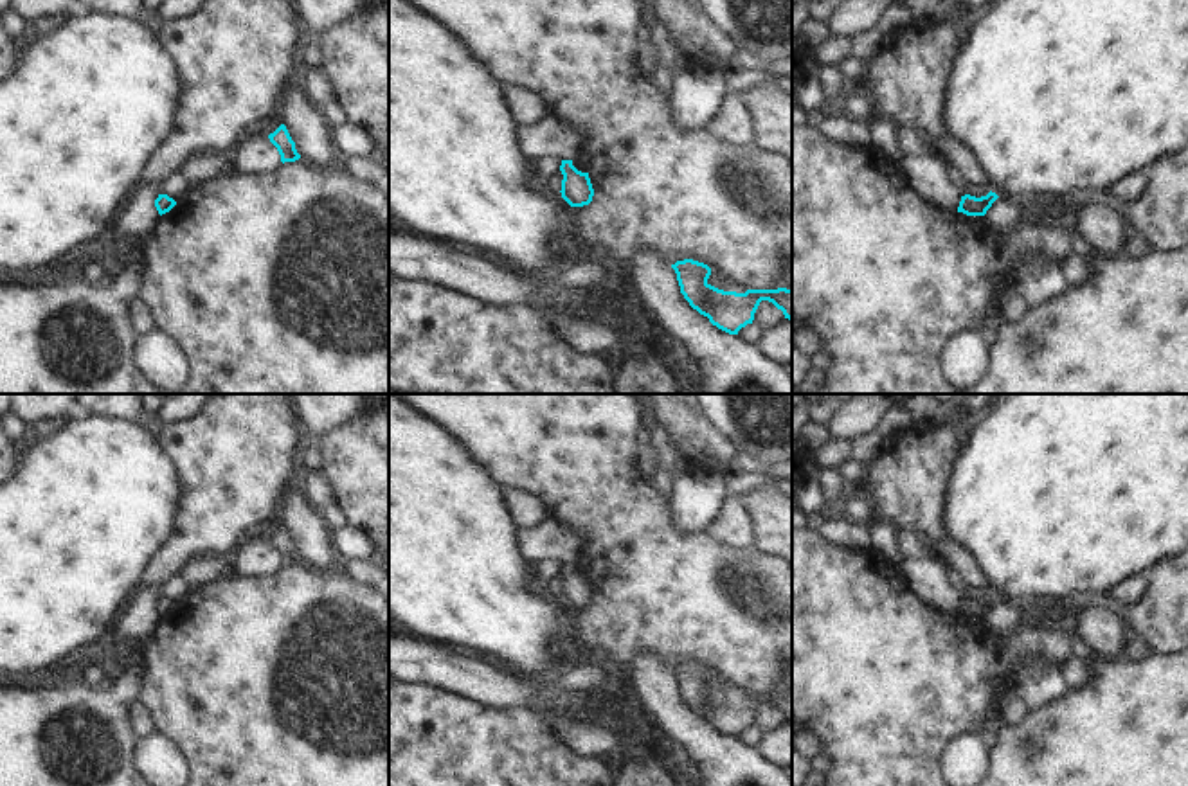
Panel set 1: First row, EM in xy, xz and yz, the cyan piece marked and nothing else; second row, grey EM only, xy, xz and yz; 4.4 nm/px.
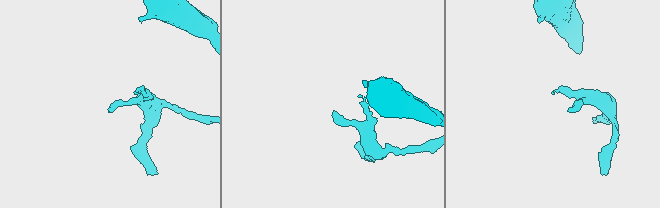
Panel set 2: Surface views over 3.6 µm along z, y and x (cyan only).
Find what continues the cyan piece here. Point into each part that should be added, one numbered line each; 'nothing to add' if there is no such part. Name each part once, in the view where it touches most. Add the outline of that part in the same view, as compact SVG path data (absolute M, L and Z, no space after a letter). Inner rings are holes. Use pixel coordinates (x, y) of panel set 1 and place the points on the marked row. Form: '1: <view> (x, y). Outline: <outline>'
nothing to add.

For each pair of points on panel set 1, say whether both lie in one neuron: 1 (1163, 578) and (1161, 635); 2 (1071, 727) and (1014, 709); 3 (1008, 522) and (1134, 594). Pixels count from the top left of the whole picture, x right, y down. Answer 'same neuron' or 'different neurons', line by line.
1: same neuron
2: different neurons
3: different neurons

